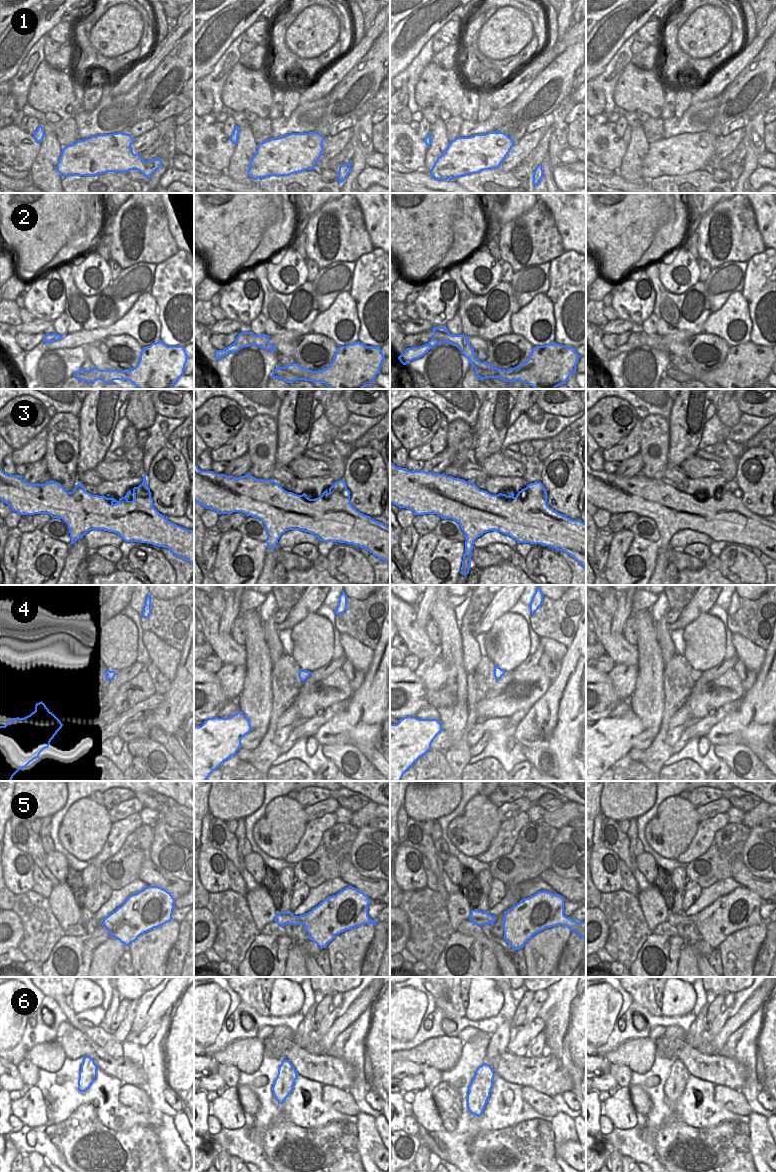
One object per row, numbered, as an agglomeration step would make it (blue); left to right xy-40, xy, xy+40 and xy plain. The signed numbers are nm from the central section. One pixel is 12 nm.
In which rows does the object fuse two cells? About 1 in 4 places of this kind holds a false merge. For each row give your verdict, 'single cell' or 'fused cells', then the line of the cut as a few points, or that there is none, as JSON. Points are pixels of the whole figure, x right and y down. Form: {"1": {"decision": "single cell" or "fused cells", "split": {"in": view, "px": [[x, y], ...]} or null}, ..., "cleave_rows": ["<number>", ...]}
{"1": {"decision": "single cell", "split": null}, "2": {"decision": "single cell", "split": null}, "3": {"decision": "single cell", "split": null}, "4": {"decision": "single cell", "split": null}, "5": {"decision": "single cell", "split": null}, "6": {"decision": "single cell", "split": null}, "cleave_rows": []}

